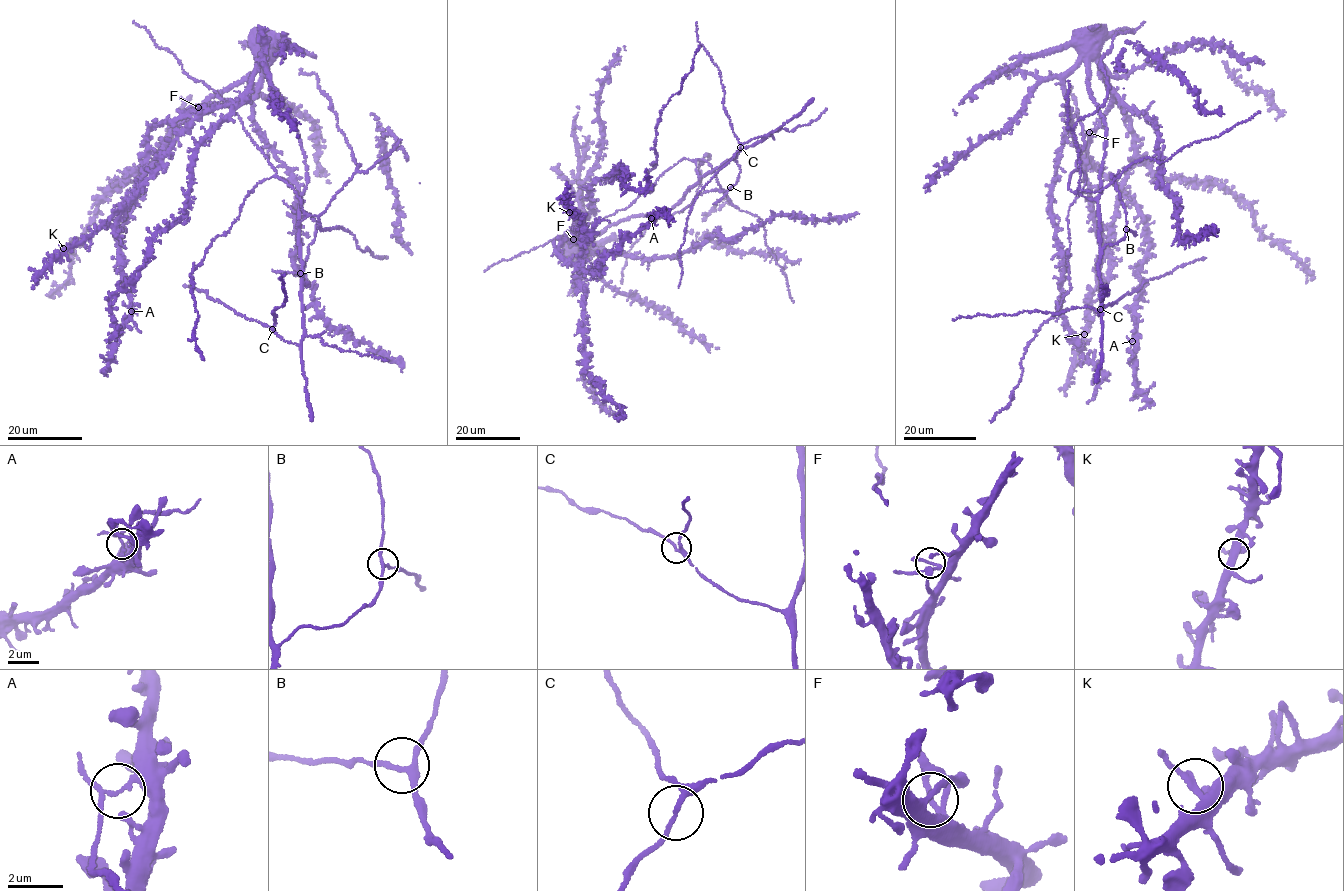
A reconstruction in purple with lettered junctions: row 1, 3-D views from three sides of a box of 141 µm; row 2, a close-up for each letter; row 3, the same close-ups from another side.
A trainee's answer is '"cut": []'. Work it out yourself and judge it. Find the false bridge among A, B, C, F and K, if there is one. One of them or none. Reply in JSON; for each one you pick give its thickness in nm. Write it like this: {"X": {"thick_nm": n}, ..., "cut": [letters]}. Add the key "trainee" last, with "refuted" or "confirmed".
{"A": {"thick_nm": 140}, "cut": ["A"], "trainee": "refuted"}

